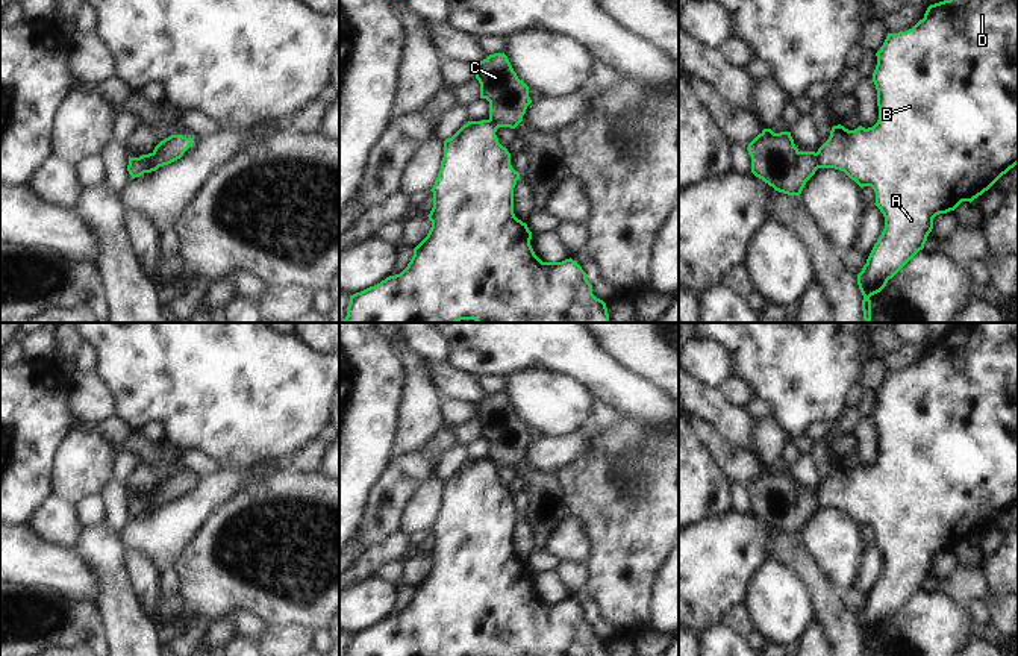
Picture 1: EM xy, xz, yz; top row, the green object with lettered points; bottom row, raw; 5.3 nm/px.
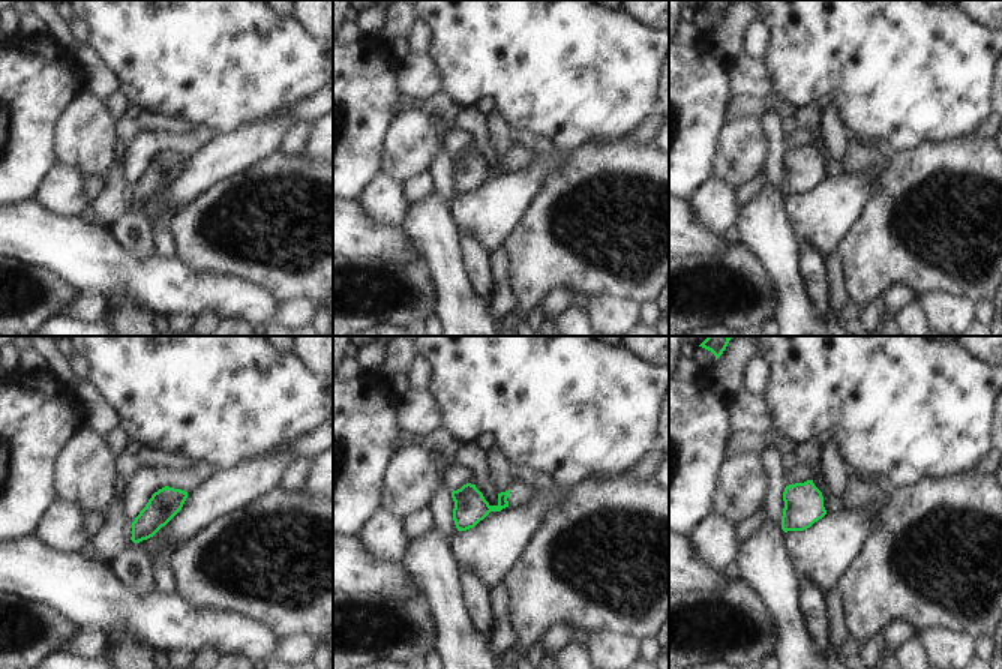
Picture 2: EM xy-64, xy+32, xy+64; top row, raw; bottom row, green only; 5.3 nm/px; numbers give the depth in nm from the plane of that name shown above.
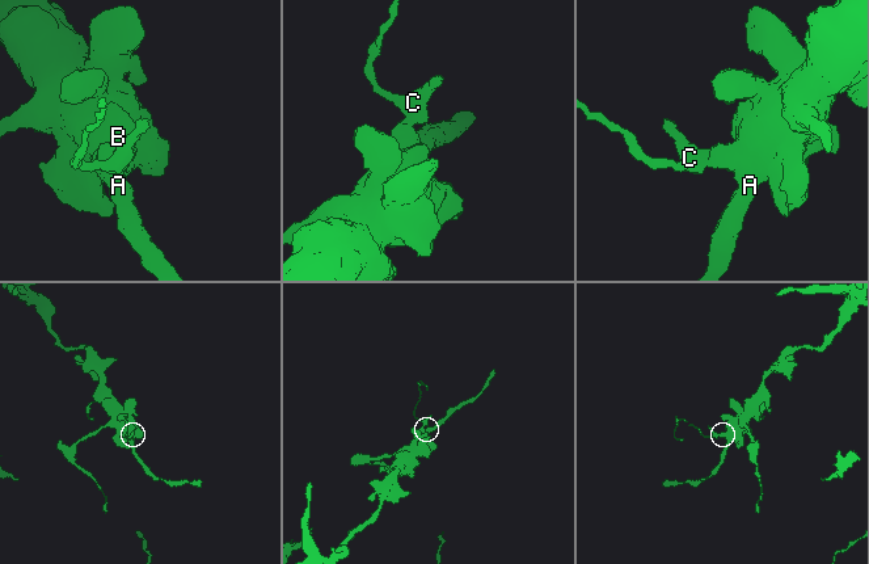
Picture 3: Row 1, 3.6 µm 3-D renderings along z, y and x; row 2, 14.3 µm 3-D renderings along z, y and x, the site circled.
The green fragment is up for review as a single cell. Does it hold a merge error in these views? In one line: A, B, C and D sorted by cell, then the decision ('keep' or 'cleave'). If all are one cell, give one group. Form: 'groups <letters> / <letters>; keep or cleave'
groups A B D / C; cleave

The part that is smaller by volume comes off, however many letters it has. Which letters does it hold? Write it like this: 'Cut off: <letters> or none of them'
Cut off: C

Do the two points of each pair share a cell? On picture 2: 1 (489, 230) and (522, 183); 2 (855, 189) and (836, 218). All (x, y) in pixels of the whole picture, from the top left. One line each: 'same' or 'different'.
1: same
2: same

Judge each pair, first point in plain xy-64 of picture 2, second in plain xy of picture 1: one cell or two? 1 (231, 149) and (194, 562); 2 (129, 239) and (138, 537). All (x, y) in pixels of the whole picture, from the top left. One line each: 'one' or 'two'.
1: two
2: two

